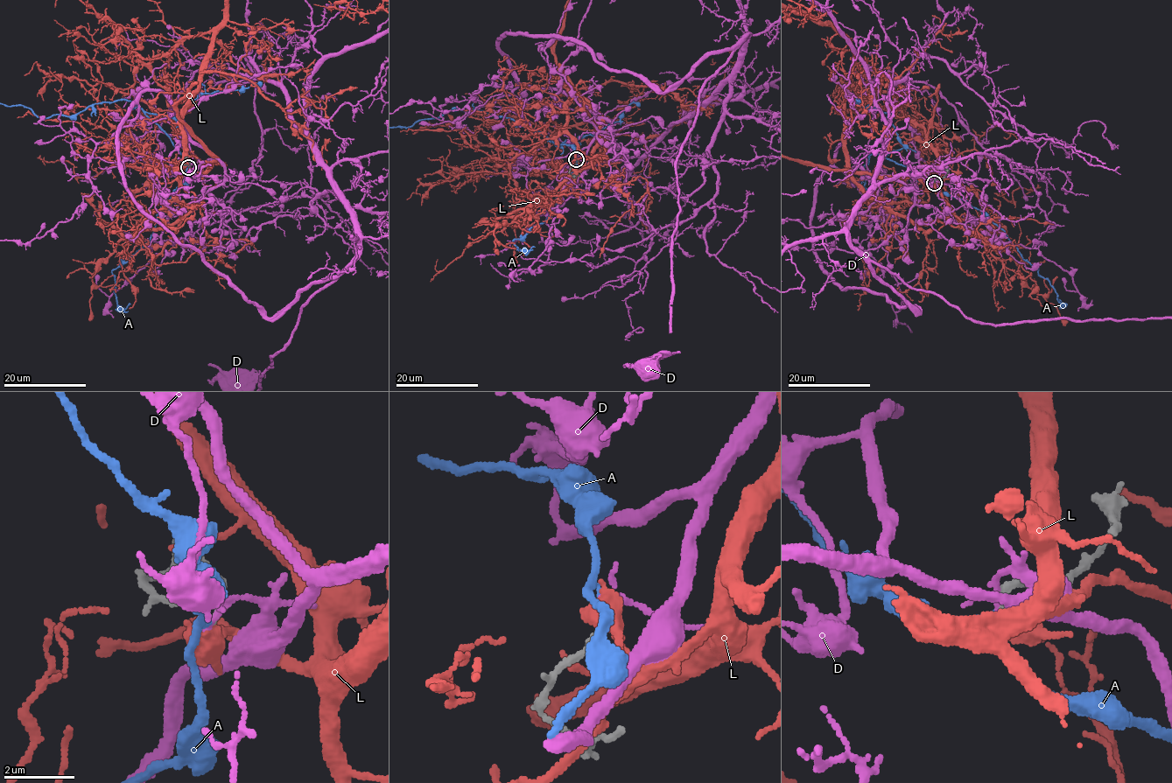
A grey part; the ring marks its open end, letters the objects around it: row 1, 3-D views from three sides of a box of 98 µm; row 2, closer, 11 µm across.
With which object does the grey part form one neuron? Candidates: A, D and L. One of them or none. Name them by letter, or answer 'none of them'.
A

